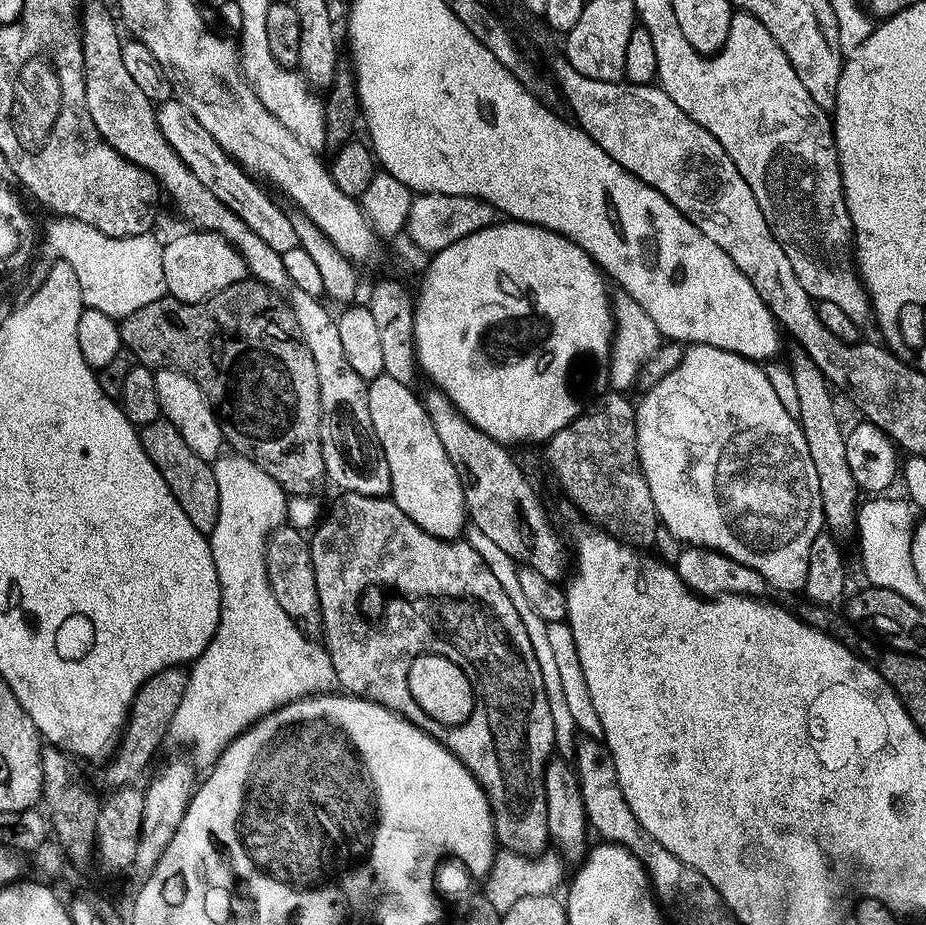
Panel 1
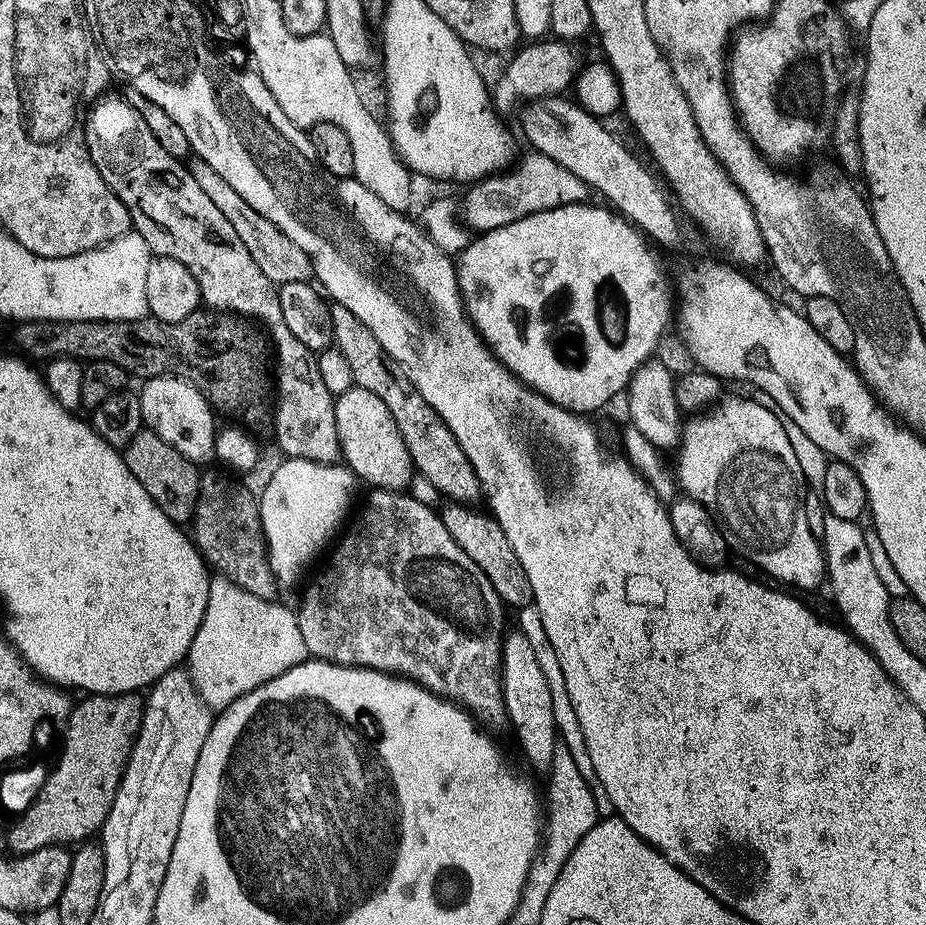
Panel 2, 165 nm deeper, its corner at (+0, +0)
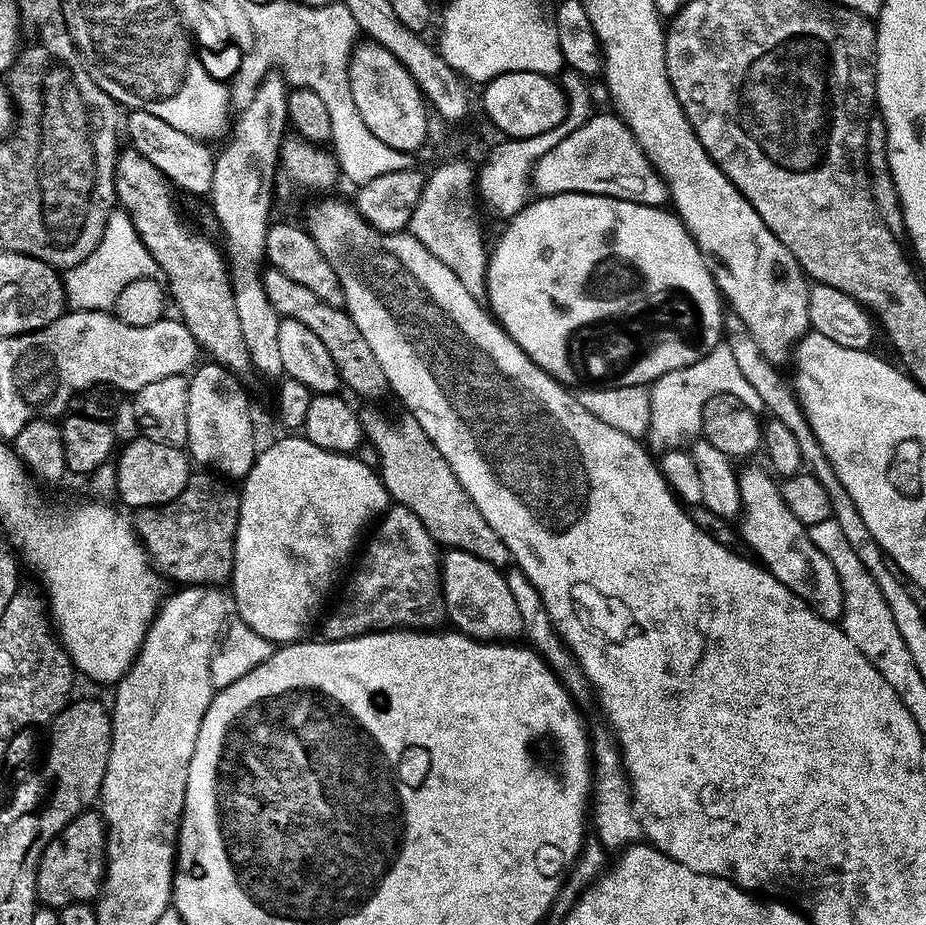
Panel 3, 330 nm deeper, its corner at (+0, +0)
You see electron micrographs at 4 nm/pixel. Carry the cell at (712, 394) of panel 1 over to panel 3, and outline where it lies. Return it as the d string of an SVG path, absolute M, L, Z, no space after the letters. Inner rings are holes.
M748 472L740 476L740 503L742 521L744 520L744 540L757 552L759 563L767 568L791 592L798 594L812 605L814 611L824 620L833 622L843 617L843 594L839 586L838 574L835 573L830 559L818 548L813 540L813 533L793 514L790 506L784 501L784 494L779 483L775 484L764 472Z

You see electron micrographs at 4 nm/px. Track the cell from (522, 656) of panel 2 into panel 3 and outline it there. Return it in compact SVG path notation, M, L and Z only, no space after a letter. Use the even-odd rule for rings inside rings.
M448 548L443 553L440 566L440 589L444 592L447 619L453 620L456 623L453 625L466 635L489 642L512 642L523 633L522 613L514 603L514 594L510 594L507 575L497 565L486 562L466 550Z

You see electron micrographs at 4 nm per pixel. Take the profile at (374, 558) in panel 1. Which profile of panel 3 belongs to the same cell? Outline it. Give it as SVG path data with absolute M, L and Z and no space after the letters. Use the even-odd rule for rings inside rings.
M396 504L379 517L375 528L376 533L360 560L360 569L349 578L340 601L324 620L323 639L349 640L355 636L364 636L367 632L383 632L394 628L432 630L443 625L440 623L445 623L444 592L440 589L442 552L426 526L422 526L418 514L414 514L404 504Z

